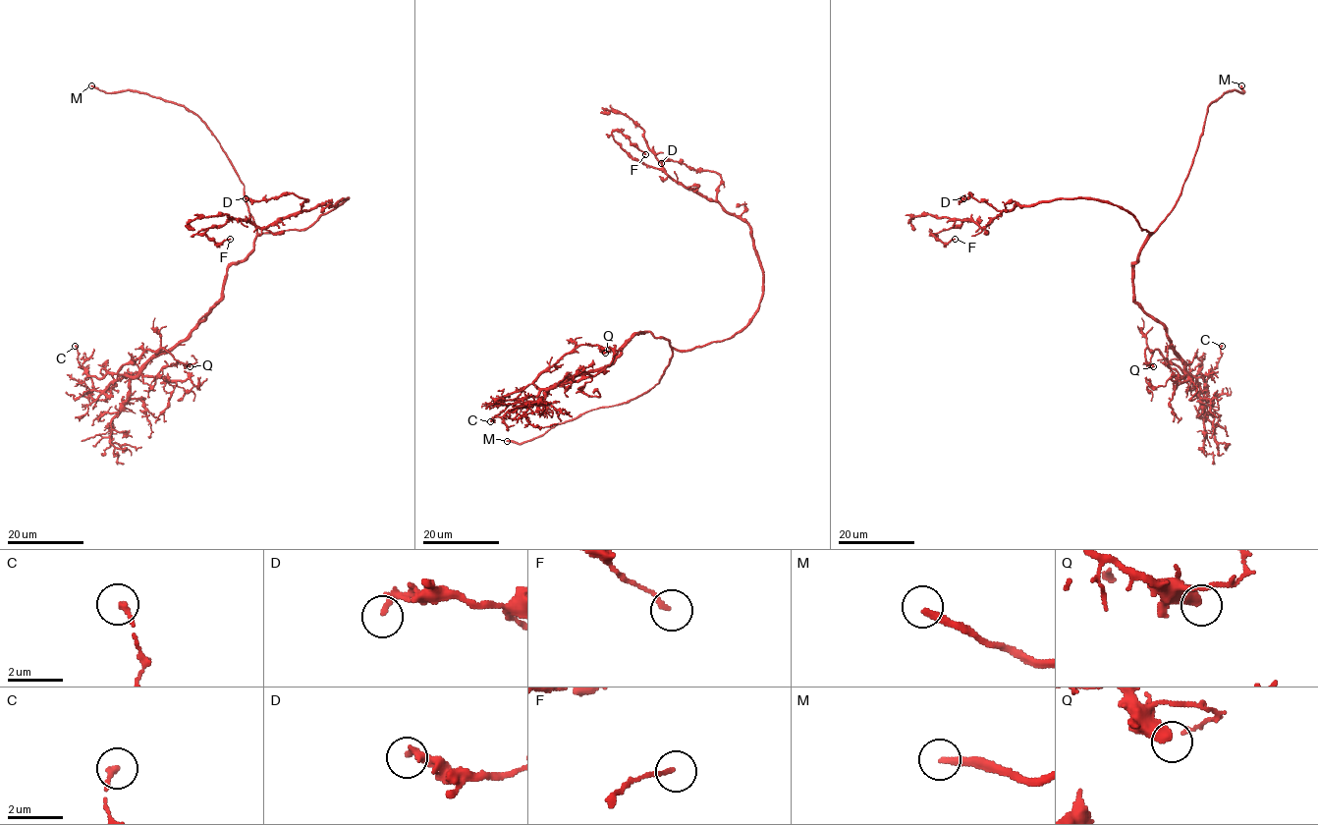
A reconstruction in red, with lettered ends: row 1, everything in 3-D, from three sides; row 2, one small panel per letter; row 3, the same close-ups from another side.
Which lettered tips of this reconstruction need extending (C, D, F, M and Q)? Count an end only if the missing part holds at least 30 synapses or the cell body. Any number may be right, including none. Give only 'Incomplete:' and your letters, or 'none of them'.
Incomplete: M

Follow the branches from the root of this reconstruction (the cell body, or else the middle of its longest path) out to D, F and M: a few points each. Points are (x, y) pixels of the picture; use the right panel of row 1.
D: (1145, 230), (1123, 208), (1095, 198), (1058, 198), (1010, 210), (996, 210), (971, 193), (963, 198)
F: (1145, 230), (1109, 202), (1058, 198), (1004, 210), (983, 227), (967, 219), (930, 234), (943, 243), (955, 239)
M: (1145, 230), (1151, 234), (1176, 203), (1192, 165), (1207, 108), (1224, 92), (1234, 89), (1241, 92), (1241, 85)

